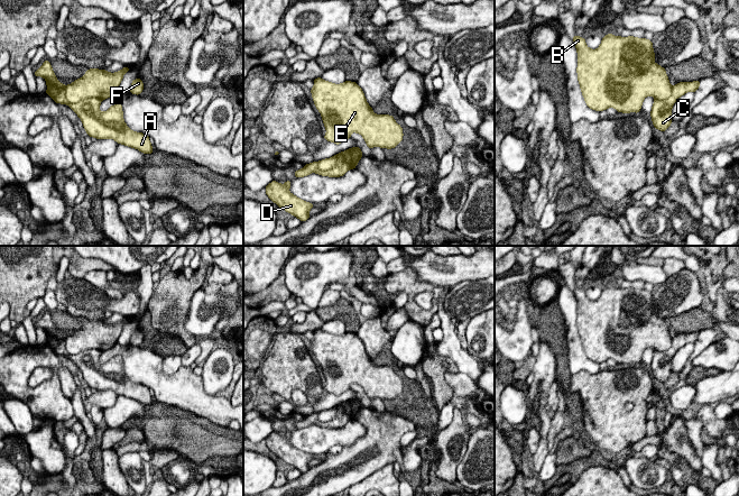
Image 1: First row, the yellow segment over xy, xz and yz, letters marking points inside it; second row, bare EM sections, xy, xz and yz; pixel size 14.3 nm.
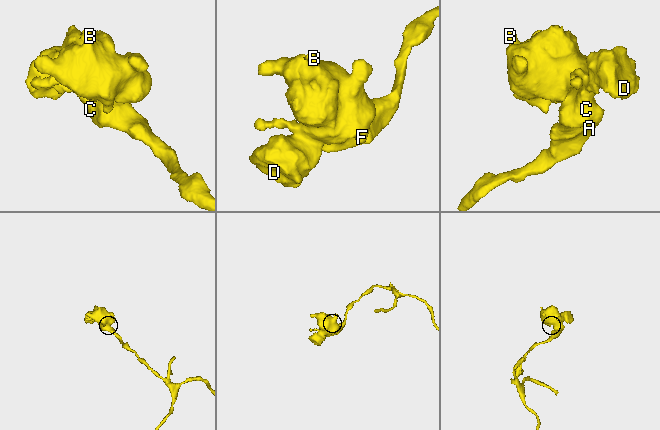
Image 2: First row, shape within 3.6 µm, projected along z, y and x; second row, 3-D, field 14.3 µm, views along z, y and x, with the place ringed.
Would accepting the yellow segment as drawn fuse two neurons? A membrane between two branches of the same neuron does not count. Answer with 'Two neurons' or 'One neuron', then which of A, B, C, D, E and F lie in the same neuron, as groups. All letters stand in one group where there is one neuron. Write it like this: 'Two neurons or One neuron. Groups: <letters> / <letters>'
Two neurons. Groups: A C D / B E F

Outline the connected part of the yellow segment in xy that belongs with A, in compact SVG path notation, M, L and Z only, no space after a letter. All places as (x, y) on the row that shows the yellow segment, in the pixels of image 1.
M49 61L44 62L41 67L35 72L35 76L41 76L46 80L46 94L56 103L67 104L82 120L90 137L96 139L111 138L118 144L136 148L145 155L153 153L149 137L142 132L132 131L126 125L121 104L111 105L109 110L101 112L102 100L96 98L87 98L76 103L68 102L65 85L57 81Z

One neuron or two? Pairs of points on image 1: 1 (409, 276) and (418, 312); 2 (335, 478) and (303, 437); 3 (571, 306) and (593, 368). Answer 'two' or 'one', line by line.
1: one
2: two
3: one

